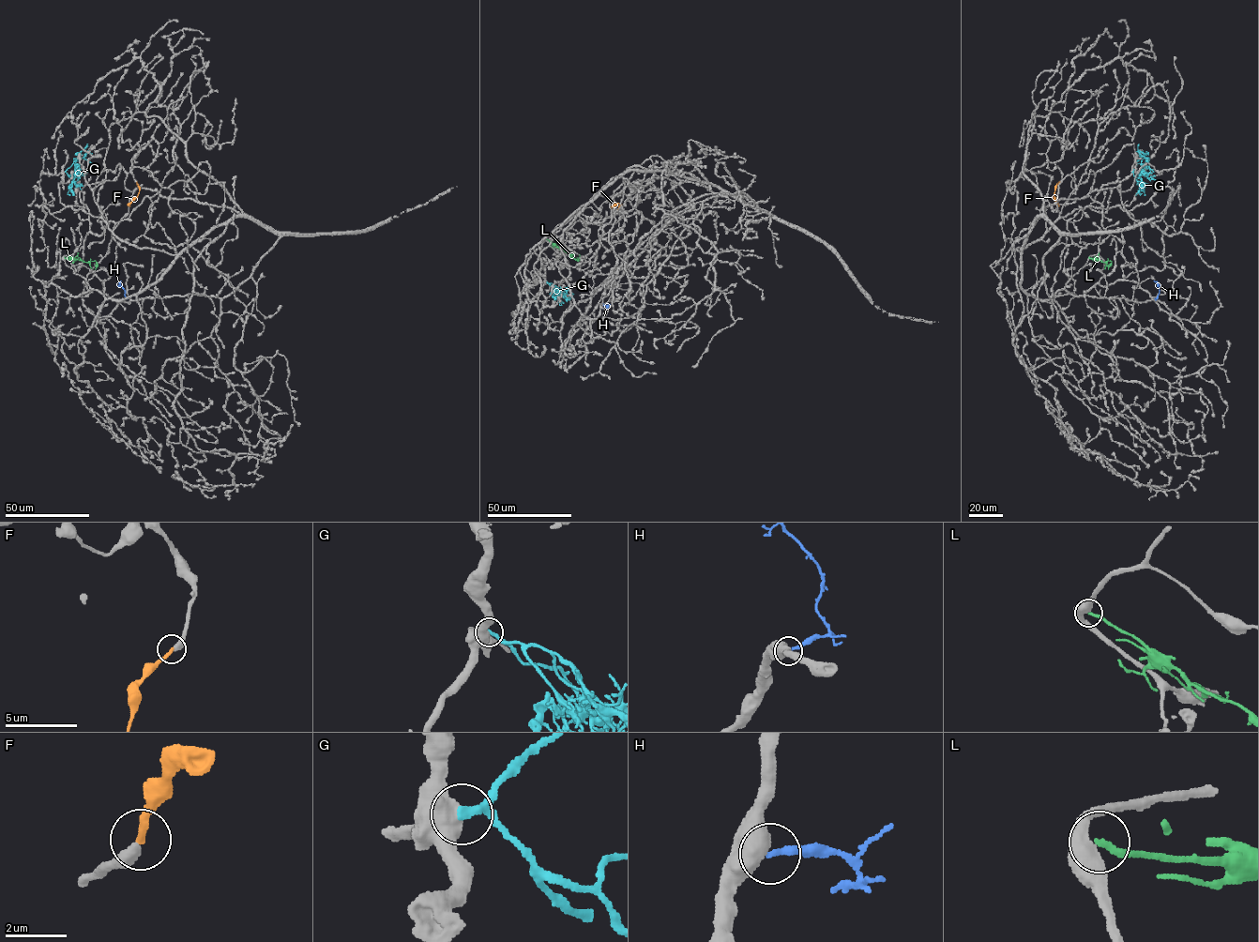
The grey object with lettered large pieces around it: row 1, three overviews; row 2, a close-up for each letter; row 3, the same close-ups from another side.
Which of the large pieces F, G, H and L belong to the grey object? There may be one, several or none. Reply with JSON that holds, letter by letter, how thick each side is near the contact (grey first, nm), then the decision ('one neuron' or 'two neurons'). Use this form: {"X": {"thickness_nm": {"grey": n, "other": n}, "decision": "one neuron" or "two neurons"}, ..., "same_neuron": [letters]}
{"F": {"thickness_nm": {"grey": 440, "other": 240}, "decision": "one neuron"}, "G": {"thickness_nm": {"grey": 750, "other": 240}, "decision": "two neurons"}, "H": {"thickness_nm": {"grey": 600, "other": 200}, "decision": "two neurons"}, "L": {"thickness_nm": {"grey": 480, "other": 220}, "decision": "two neurons"}, "same_neuron": ["F"]}

